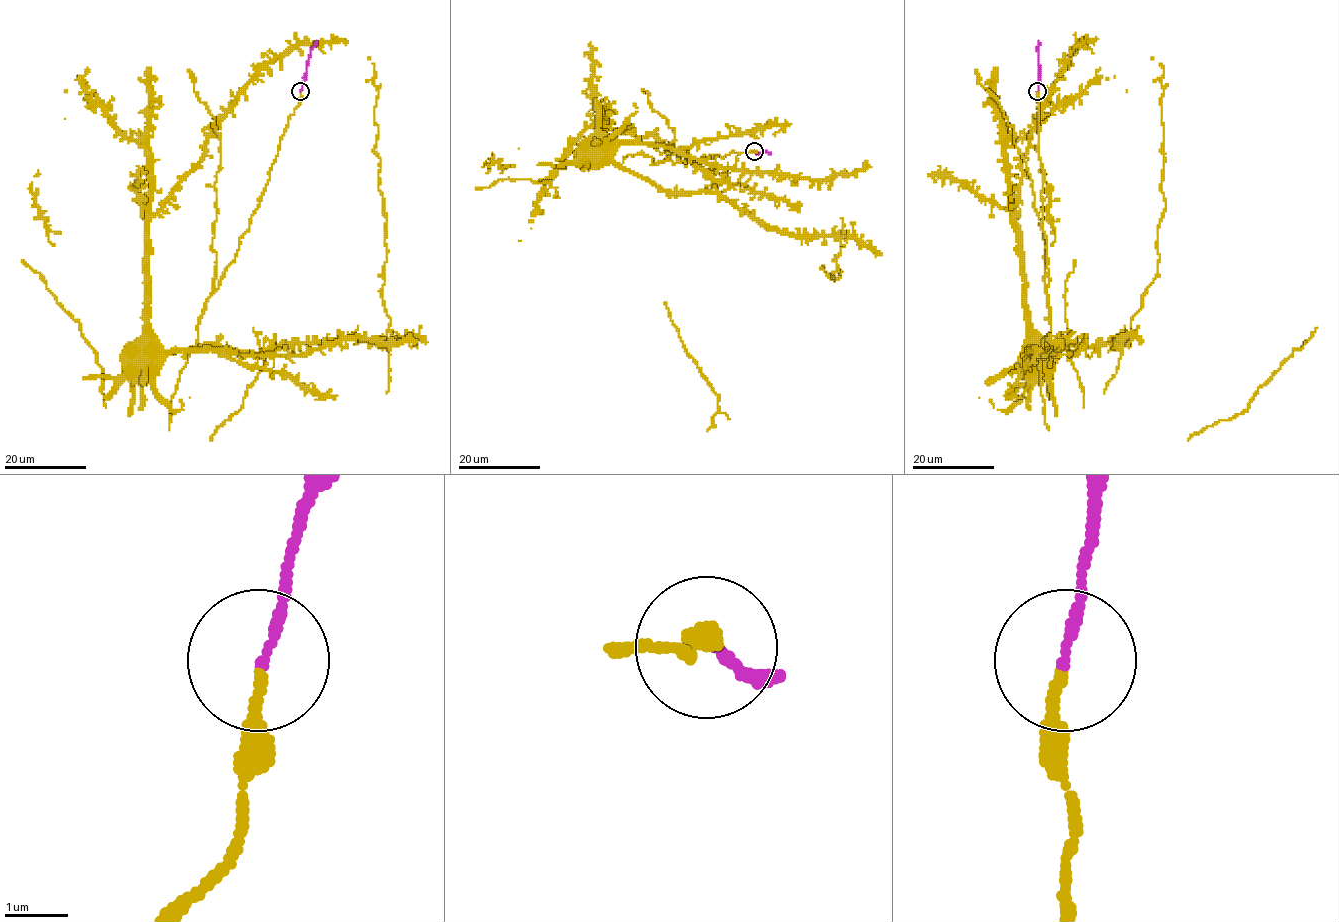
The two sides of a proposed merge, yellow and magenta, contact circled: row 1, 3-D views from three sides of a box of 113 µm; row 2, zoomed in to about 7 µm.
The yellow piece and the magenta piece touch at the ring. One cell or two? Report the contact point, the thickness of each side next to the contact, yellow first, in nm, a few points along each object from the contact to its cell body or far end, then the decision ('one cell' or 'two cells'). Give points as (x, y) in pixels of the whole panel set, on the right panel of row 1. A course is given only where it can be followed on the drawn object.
at (1037, 91); 180 nm thick on the yellow side, 140 nm on the other; yellow runs (1038, 92), (1047, 288), (1045, 241), (1025, 155), (1015, 217), (1025, 318), (1039, 336), (1044, 353), (1041, 355); magenta runs (1038, 91), (1039, 41); one cell

